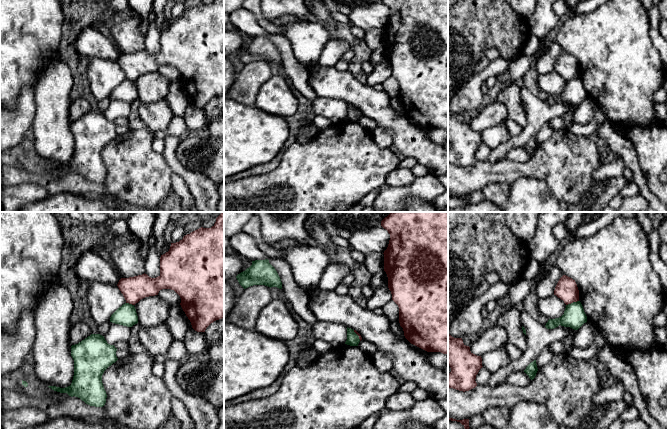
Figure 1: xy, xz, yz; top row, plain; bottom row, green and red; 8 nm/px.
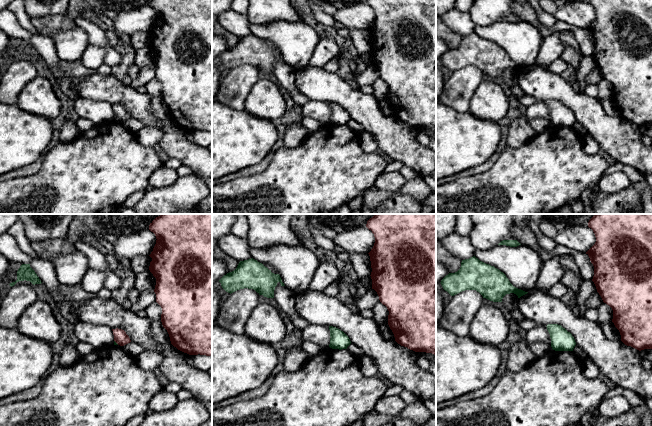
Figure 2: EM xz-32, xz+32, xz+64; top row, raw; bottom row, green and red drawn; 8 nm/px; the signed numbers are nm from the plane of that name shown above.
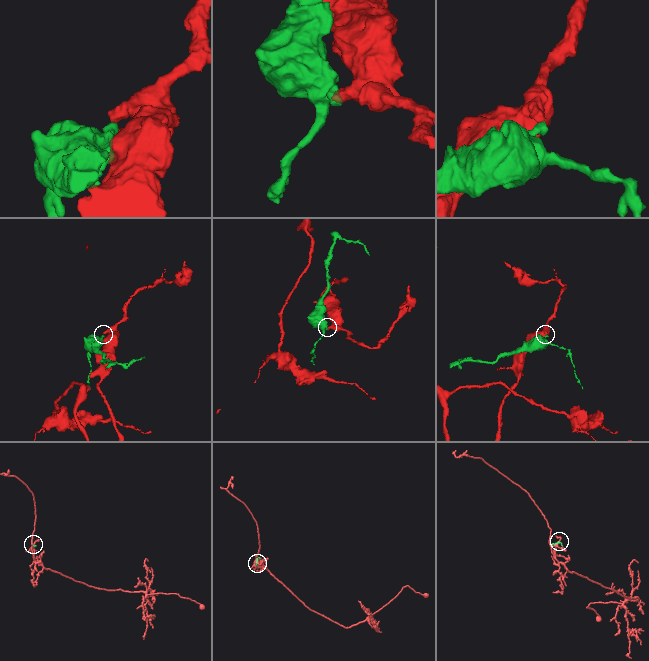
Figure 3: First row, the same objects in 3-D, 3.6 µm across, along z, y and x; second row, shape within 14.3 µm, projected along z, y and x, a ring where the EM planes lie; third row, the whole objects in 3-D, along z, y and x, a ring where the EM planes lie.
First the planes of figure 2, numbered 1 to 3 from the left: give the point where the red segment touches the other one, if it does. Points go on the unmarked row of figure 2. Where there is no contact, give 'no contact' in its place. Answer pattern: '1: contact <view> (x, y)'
1: contact xz-32 (115, 118)
2: no contact
3: no contact

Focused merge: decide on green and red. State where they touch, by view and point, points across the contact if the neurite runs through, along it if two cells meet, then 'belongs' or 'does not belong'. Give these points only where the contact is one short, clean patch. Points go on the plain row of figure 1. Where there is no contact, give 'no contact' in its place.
yz (572, 79) | along yz (578, 76), (566, 81) | does not belong

